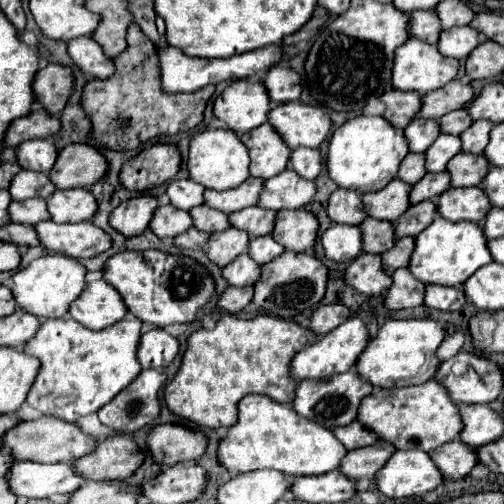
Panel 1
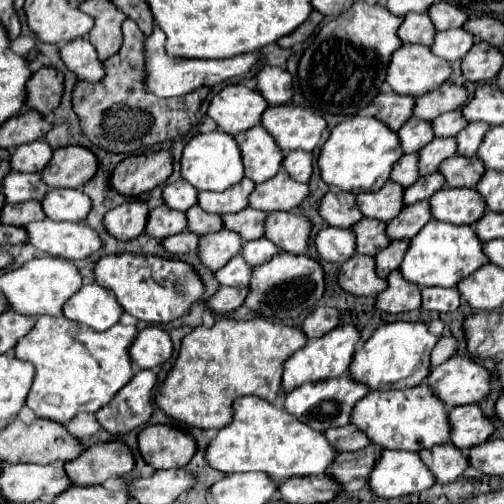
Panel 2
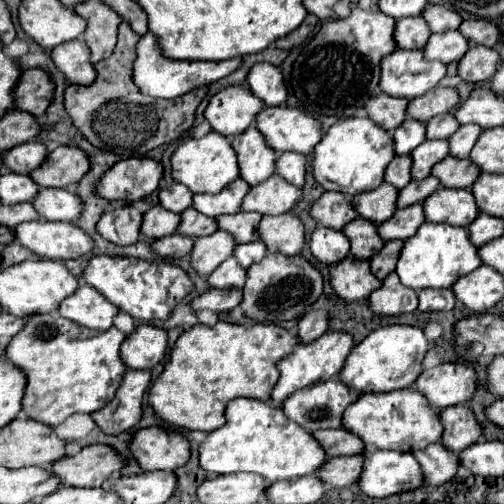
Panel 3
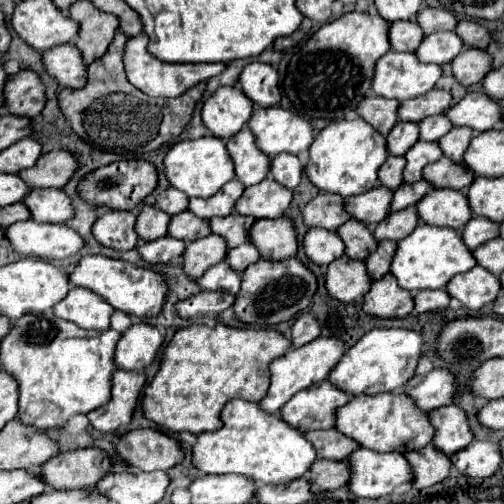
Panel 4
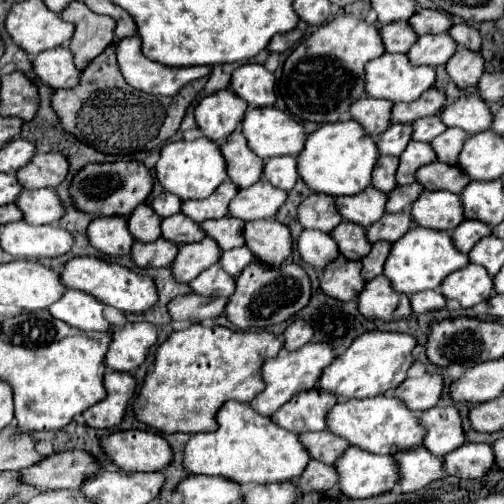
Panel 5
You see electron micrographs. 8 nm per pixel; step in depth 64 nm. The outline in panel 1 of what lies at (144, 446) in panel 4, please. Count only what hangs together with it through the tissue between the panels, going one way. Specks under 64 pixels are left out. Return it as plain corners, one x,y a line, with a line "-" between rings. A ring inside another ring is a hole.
158,424
148,434
148,448
160,466
174,466
198,460
208,446
200,430
182,424

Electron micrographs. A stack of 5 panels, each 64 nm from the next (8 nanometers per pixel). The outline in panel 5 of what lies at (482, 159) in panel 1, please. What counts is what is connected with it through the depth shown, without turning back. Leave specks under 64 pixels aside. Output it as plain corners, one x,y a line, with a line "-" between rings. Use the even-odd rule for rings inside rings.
432,162
428,166
422,166
416,172
416,180
426,190
448,190
448,192
460,194
468,186
470,176
464,174
464,170
458,166
450,166
444,162

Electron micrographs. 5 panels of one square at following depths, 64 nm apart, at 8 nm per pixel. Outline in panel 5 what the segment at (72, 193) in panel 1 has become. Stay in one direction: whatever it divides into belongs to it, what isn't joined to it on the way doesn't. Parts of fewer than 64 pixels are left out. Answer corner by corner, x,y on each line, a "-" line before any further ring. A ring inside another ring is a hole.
52,188
24,190
16,204
24,212
24,220
30,224
52,224
66,214
60,196

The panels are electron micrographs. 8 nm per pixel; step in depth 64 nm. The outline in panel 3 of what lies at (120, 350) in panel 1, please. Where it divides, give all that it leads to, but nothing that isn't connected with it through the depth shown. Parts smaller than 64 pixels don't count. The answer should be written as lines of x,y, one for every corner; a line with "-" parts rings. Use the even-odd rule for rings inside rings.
50,314
30,316
26,328
12,338
6,348
6,358
22,368
28,376
26,394
22,400
24,412
52,428
62,424
74,412
96,412
114,398
128,366
120,358
120,346
126,334
116,326
110,330
90,330
70,322
68,318

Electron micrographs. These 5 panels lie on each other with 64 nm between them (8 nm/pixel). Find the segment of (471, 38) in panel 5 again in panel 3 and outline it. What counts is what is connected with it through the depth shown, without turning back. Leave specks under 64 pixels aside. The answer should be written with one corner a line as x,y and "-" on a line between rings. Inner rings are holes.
472,18
472,20
464,20
460,24
460,32
472,40
474,44
484,44
484,46
494,46
500,38
500,28
492,22
492,20
484,20
484,18

